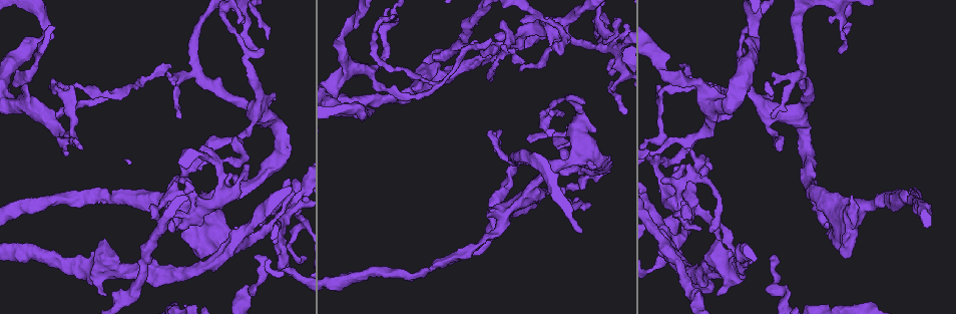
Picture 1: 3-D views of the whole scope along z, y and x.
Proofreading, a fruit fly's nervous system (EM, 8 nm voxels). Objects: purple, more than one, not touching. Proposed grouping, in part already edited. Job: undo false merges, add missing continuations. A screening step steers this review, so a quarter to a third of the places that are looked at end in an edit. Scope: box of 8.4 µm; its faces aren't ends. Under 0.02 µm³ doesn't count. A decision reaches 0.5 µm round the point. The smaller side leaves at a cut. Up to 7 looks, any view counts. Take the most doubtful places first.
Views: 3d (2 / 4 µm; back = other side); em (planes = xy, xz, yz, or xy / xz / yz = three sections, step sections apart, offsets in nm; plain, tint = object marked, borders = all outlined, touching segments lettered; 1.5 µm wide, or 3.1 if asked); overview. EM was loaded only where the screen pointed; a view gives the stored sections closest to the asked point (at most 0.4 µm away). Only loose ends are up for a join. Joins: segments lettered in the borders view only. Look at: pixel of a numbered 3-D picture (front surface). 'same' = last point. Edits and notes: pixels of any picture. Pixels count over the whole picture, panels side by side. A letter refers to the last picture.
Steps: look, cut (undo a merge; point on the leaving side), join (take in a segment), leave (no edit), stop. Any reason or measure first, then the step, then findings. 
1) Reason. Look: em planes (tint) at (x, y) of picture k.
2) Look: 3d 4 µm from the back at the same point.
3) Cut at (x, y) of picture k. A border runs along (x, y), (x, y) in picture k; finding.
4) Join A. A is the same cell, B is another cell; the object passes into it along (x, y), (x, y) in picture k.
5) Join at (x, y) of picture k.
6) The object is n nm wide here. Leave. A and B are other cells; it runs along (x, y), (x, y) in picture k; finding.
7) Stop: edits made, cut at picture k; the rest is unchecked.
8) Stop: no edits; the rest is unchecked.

Two arms at a narrow angle. Look: em planes (borders) at (289, 207) of picture 1.

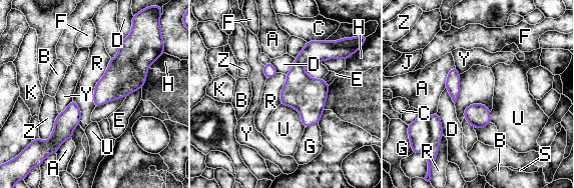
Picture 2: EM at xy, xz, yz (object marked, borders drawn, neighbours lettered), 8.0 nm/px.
The object is 110 nm wide here. Cut at (419, 131) of picture 2. A, B, C, D, E, F, G, H, J, K, R, S, U, Y and Z are other cells; two neurons meet here.

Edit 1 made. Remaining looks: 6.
Redraw. Look: overview.

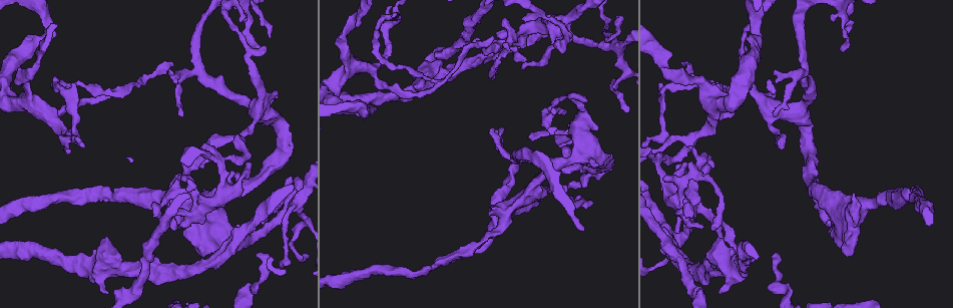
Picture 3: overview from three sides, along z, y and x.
An open end. Look: em yz step 4 (tint) at (703, 228) of picture 3.

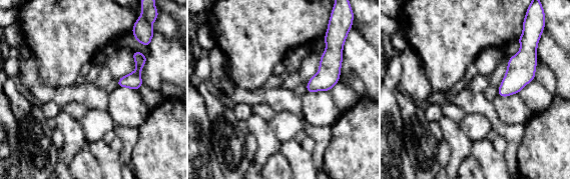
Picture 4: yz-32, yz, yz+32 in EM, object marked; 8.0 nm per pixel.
Another direction. Look: em planes (borders) at the same point.

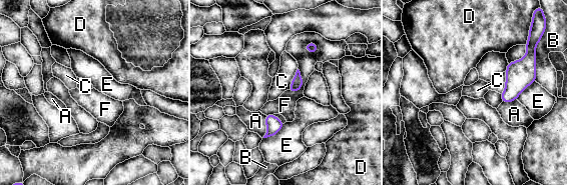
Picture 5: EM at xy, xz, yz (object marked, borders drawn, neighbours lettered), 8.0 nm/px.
Leave. A, B, C, D, E and F are other cells; no lettered segment goes on from it.

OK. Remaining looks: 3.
Closes a loop. Look: em 3.1 µm yz step 8 (tint) at (711, 161) of picture 3.

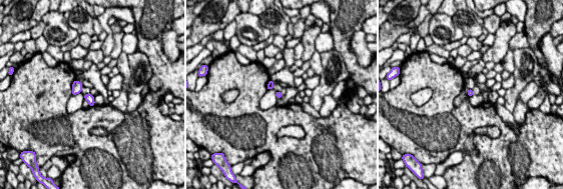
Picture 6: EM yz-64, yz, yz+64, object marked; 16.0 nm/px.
Look: em 3.1 µm xy step 16 (borders) at the same point.

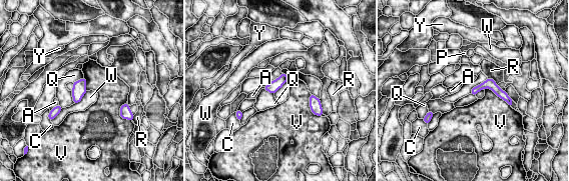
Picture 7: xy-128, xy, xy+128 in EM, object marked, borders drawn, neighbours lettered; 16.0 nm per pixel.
Leave. A, C, P, Q, R, V, W and Y are other cells; it runs along (474, 91), (492, 85), (501, 94) in picture 7; all the same neuron.

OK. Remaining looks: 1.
Stop: edits made, cut at picture 2; the rest is unchecked.

